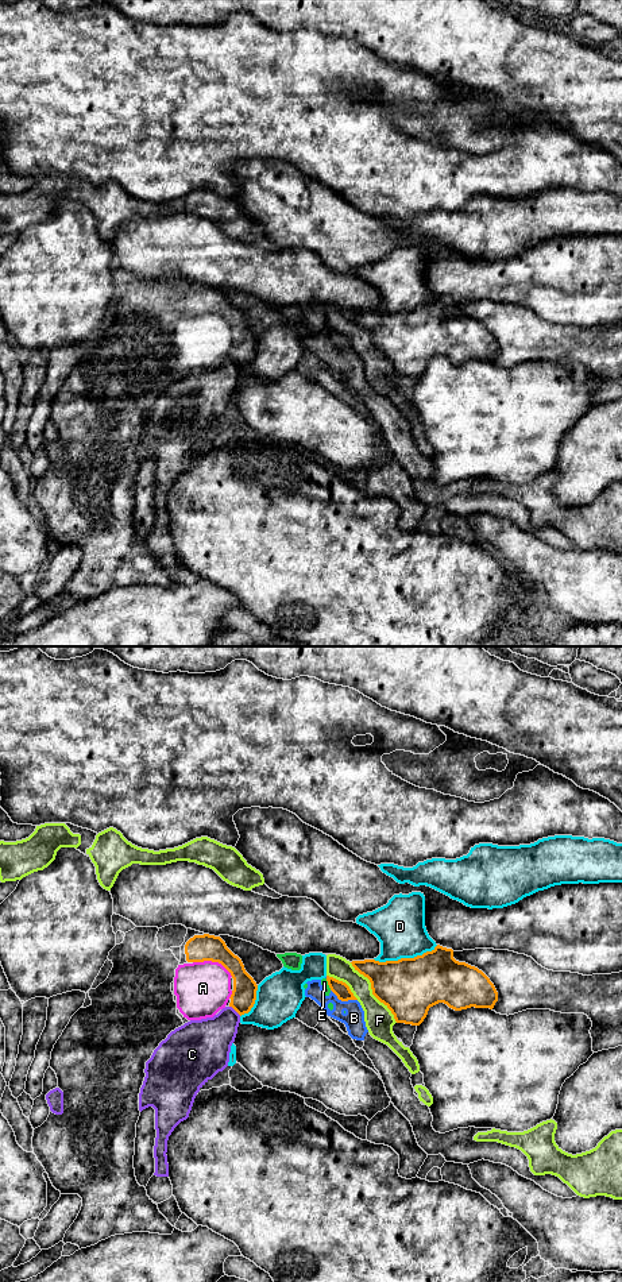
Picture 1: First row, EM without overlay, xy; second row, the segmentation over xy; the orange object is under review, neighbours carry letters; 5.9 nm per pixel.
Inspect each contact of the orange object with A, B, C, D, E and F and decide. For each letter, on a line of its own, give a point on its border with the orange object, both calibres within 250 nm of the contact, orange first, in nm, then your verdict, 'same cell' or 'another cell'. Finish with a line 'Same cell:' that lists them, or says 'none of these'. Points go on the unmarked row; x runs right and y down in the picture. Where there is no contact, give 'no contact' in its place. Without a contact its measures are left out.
A: contact xy (213, 313); calibres 160 and 320 nm; same cell
B: contact xy (343, 352); calibres 90 and 130 nm; another cell
C: contact xy (235, 362); calibres 150 and 280 nm; another cell
D: contact xy (405, 311); calibres 360 and 300 nm; another cell
E: contact xy (328, 336); calibres 90 and 50 nm; another cell
F: contact xy (373, 344); calibres 360 and 170 nm; another cell
Same cell: A

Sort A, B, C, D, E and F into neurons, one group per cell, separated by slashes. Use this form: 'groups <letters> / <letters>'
groups A / B E / C / D / F

